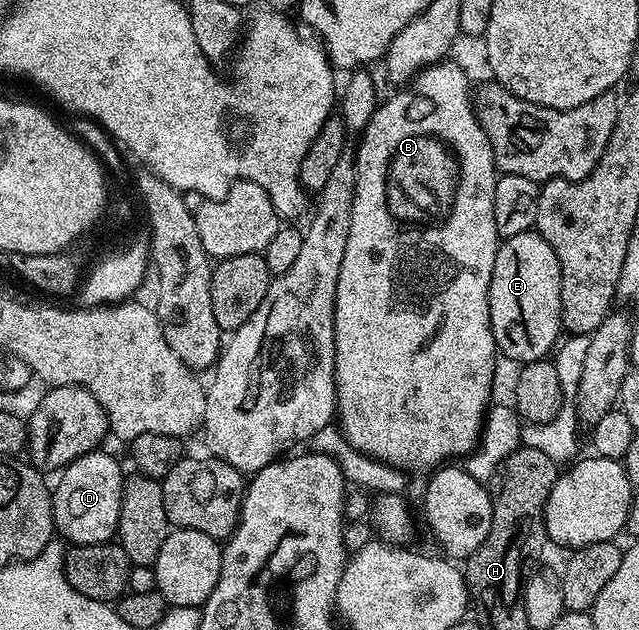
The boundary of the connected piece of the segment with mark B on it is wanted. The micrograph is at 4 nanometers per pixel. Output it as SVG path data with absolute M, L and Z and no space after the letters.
M435 65L428 66L422 70L411 82L413 90L409 88L398 89L394 98L389 98L378 105L371 120L365 125L360 135L361 147L355 150L355 161L357 164L357 187L355 188L355 200L351 208L351 228L347 236L347 248L343 252L343 264L339 268L339 284L335 290L335 316L333 317L333 339L335 340L335 380L337 381L337 408L336 417L341 418L340 433L348 440L351 446L370 458L377 458L380 462L386 462L388 466L395 466L399 470L412 472L412 470L425 470L440 467L450 460L457 460L460 454L469 456L477 449L483 438L483 427L486 425L486 413L490 409L489 397L493 394L493 361L499 358L497 341L491 328L491 316L489 315L489 289L491 288L491 272L495 268L495 256L499 245L499 235L495 228L495 184L499 177L497 163L493 160L493 149L487 140L485 130L477 122L475 113L472 112L469 102L466 101L465 78L457 74L457 70L438 70Z

